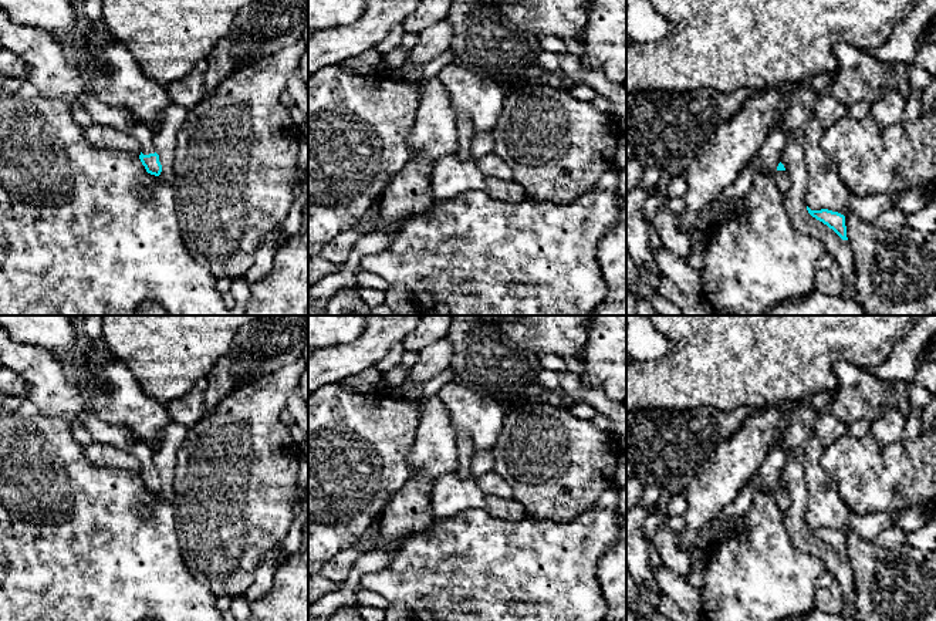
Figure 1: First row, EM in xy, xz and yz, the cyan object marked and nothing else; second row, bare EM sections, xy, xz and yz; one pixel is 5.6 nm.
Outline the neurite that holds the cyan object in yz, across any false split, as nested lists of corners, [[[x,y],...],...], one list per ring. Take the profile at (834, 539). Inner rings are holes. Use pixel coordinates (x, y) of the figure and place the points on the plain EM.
[[[808,524],[807,529],[812,536],[832,547],[842,558],[848,558],[844,533],[828,527],[811,529]]]

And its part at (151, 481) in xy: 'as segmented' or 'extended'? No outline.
extended

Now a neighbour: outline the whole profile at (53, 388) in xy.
[[[0,327],[0,361],[28,384],[28,399],[47,416],[72,422],[88,412],[88,395],[57,354],[20,344]]]

